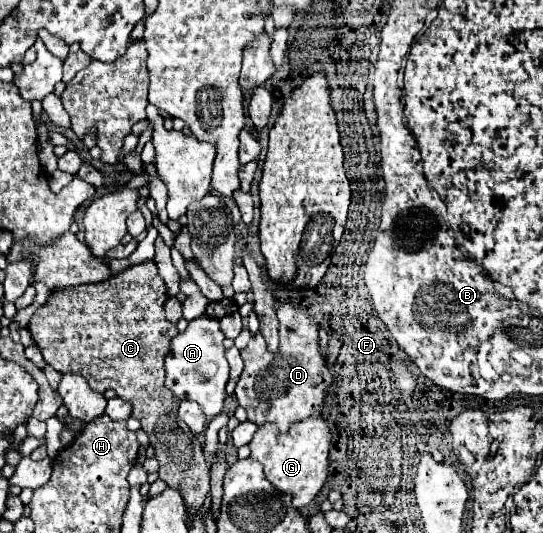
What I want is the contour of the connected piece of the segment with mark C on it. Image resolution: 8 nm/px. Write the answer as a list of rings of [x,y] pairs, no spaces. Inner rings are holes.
[[[143,261],[125,269],[119,275],[109,277],[103,283],[55,289],[47,303],[31,317],[29,331],[35,345],[41,349],[45,361],[53,369],[57,369],[59,373],[77,373],[87,379],[93,391],[103,393],[107,389],[113,389],[117,397],[131,403],[131,417],[141,421],[143,431],[149,435],[149,445],[155,449],[155,459],[159,461],[159,479],[163,479],[167,487],[181,493],[187,515],[197,515],[209,495],[209,463],[197,437],[177,417],[179,399],[163,385],[163,359],[169,353],[171,339],[179,333],[177,327],[165,319],[165,301],[167,289],[157,273],[155,261]]]

